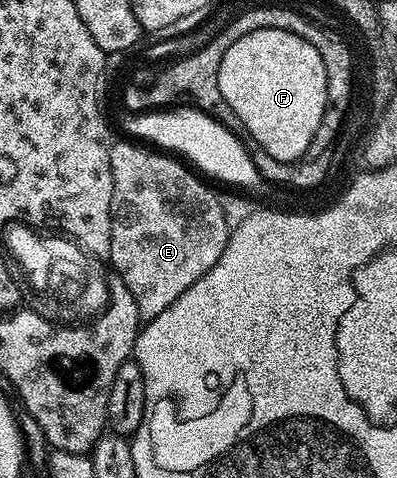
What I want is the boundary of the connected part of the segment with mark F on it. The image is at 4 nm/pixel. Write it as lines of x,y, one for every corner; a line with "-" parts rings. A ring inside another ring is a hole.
259,29
250,35
242,35
242,39
238,39
238,43
234,43
234,47
230,47
230,51
226,51
226,55
222,55
221,69
218,71
218,87
222,99
226,99
226,103
230,103
230,107
234,107
234,115
238,115
238,119
242,119
242,123
246,123
246,131
250,131
250,135
278,161
297,162
300,160
307,148
310,147
319,124
323,122
324,109
327,107
326,70
321,56
306,39
281,29

